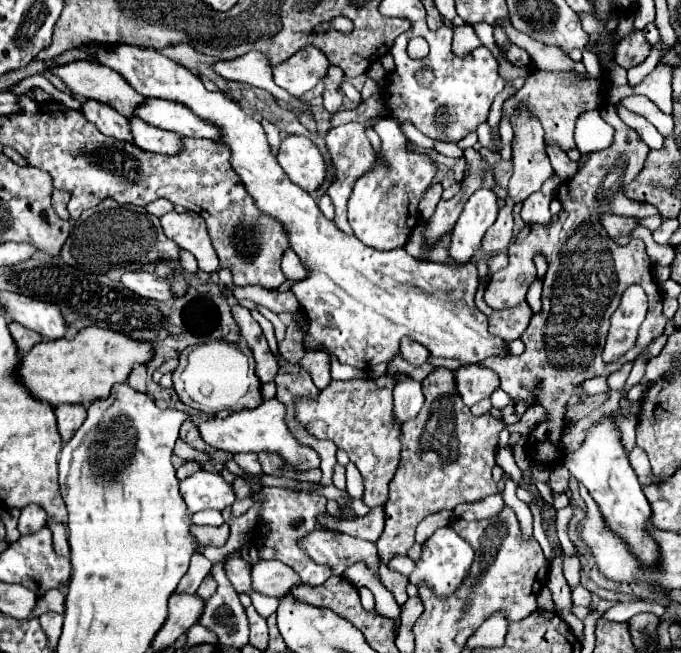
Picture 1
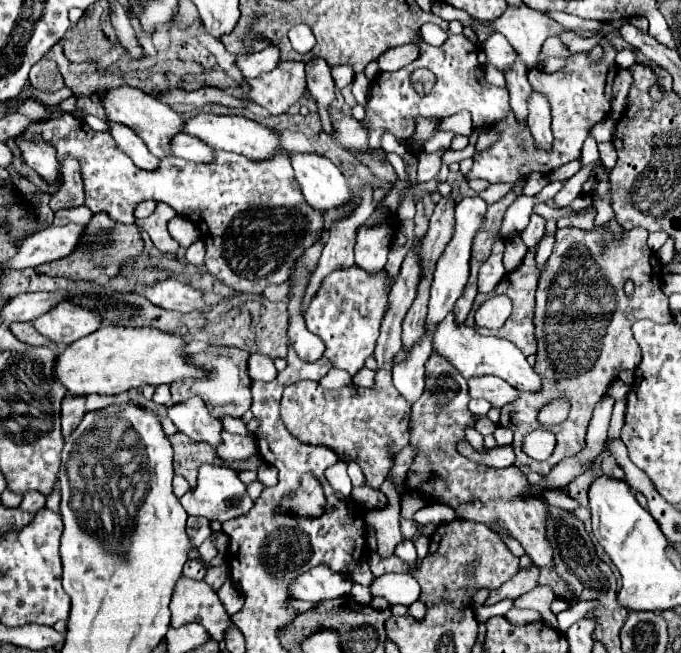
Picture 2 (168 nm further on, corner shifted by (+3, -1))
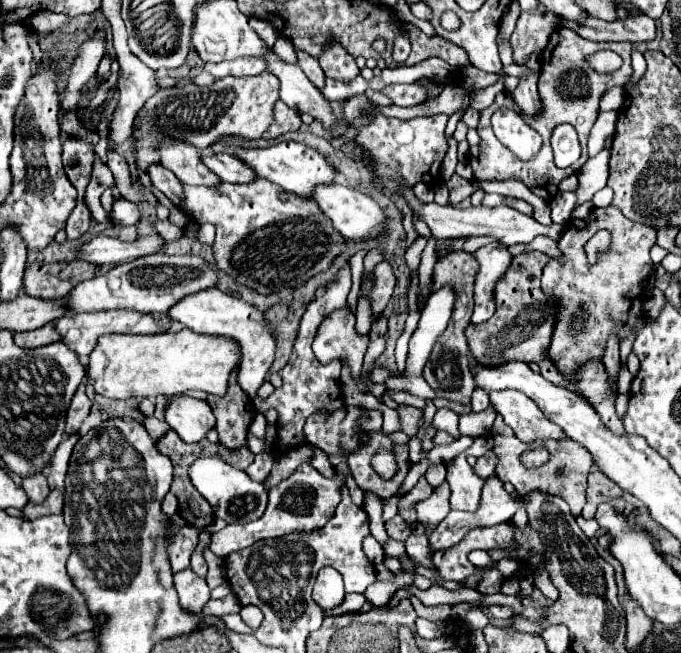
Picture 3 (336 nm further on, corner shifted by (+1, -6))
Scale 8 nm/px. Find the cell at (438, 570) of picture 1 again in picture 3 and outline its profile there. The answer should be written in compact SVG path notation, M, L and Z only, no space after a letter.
M389 539L389 541L385 543L385 553L391 555L391 557L397 557L397 559L403 559L403 557L407 555L405 543L403 543L403 541L393 541L393 539Z

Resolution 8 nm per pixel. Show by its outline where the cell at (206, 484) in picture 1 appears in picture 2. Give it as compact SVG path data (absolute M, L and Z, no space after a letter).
M203 464L199 468L197 488L189 490L181 498L181 504L191 516L205 516L209 520L219 520L219 522L227 522L231 518L243 516L253 508L253 500L247 494L247 486L239 480L237 472L229 466L215 466L215 464Z

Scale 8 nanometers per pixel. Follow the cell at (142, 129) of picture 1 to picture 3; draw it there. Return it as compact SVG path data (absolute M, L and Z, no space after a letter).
M203 151L201 161L207 165L207 169L211 169L221 181L227 183L249 183L253 181L257 175L251 167L247 167L241 159L233 157L233 155L225 155L225 153L217 153L217 155L209 155L207 151Z

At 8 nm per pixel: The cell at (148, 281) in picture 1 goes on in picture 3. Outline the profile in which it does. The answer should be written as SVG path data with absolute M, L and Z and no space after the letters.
M203 289L199 293L191 293L191 297L183 297L183 301L177 301L169 309L169 317L175 321L181 321L187 329L191 329L195 333L235 337L243 347L243 355L249 357L249 359L245 359L245 365L241 365L239 385L249 397L257 395L257 389L263 383L267 369L271 367L273 355L275 355L275 339L271 335L269 325L263 321L263 313L259 309L255 309L253 305L249 305L237 297L231 297L219 289Z

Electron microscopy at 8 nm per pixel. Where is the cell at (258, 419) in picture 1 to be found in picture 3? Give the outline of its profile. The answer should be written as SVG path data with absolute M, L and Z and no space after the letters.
M175 397L165 409L165 421L185 443L199 443L215 429L215 415L207 401L193 397Z

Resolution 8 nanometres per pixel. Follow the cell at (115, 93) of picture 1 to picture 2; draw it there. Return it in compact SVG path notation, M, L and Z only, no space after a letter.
M119 86L119 88L111 88L103 98L101 98L101 104L107 112L107 118L113 120L113 122L119 122L123 126L129 126L145 144L147 148L157 156L157 158L167 158L167 156L173 156L169 152L171 148L171 140L183 132L183 126L185 126L185 120L173 112L171 106L167 106L165 102L161 102L159 98L143 92L143 90L137 90L137 88L131 88L131 86Z

